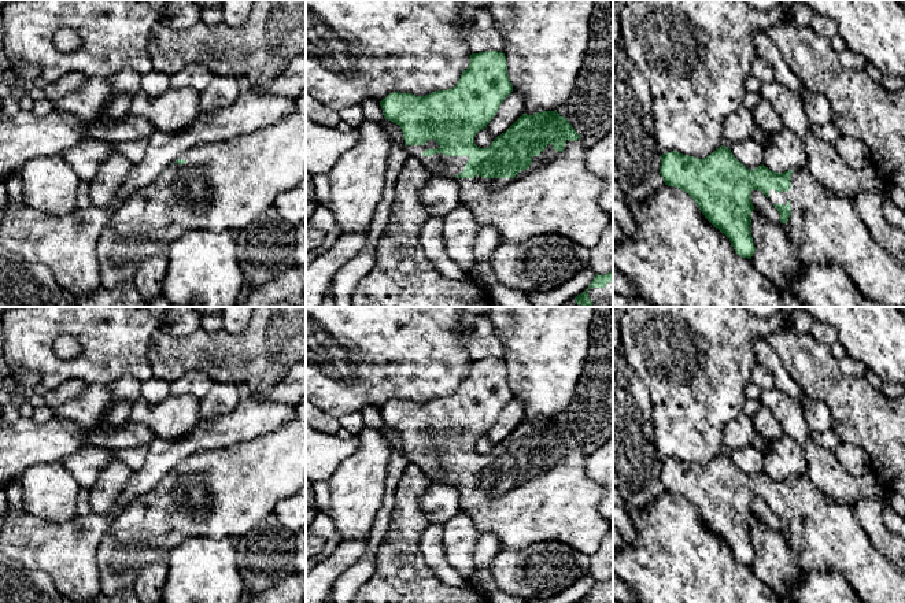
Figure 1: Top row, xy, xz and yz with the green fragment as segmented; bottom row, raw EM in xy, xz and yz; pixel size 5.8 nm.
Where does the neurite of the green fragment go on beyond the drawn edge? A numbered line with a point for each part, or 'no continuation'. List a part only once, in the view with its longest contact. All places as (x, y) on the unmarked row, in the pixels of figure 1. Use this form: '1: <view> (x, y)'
1: xz (558, 502)

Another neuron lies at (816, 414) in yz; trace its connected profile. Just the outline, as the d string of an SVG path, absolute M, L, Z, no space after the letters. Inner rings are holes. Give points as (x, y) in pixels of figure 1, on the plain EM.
M808 399L804 411L810 430L823 433L831 429L828 408L823 402Z

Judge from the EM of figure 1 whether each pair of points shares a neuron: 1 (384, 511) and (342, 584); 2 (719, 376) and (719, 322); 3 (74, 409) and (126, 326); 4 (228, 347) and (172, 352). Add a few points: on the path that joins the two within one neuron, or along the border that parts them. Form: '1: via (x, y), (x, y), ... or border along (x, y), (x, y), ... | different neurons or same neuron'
1: via (379, 531), (368, 561), (361, 568) | same neuron
2: via (719, 362), (719, 336) | same neuron
3: border along (88, 383), (111, 384) | different neurons
4: via (214, 352), (185, 352) | same neuron

